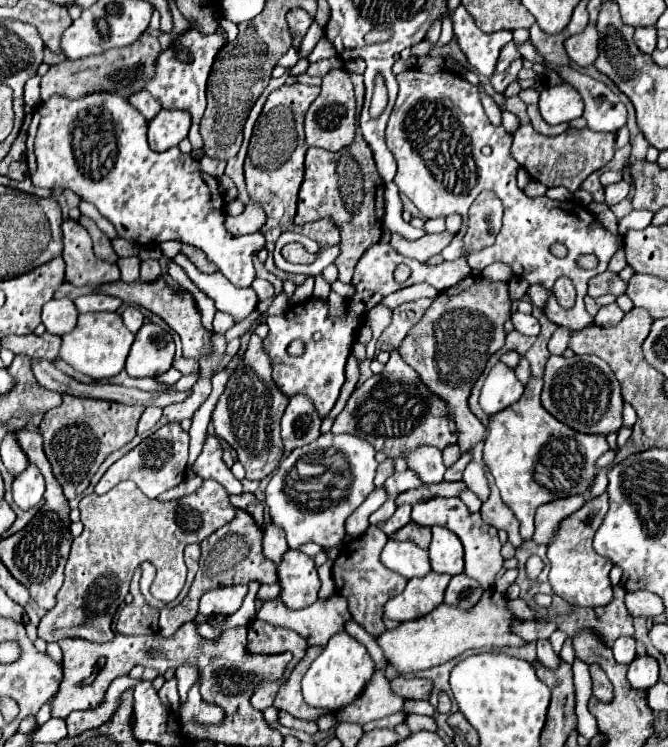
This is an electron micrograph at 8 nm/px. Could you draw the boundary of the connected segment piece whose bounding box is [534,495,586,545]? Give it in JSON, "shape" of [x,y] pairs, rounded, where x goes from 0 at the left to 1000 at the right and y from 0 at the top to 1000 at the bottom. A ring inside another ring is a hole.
{"shape":[[[862,663],[862,665],[832,668],[832,671],[823,671],[817,676],[808,676],[808,681],[802,684],[799,724],[805,730],[823,730],[826,722],[832,719],[832,714],[835,714],[835,705],[841,700],[841,695],[847,695],[850,689],[865,684],[874,673],[877,673],[877,665]]]}

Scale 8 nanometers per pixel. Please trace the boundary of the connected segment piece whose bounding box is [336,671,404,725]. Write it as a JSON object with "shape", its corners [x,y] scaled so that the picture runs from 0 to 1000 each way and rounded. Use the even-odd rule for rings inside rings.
{"shape":[[[569,898],[569,901],[560,901],[560,906],[554,909],[554,914],[545,922],[545,928],[539,930],[539,936],[533,936],[515,952],[503,954],[503,963],[545,971],[557,963],[569,963],[584,954],[602,952],[605,949],[602,944],[605,944],[605,936],[596,933],[584,922],[584,914],[575,909],[575,898]]]}

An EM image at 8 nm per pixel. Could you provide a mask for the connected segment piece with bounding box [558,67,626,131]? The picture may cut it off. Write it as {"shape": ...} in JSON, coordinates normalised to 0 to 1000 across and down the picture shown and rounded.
{"shape":[[[853,90],[835,92],[838,103],[859,114],[874,133],[874,159],[886,175],[925,175],[937,167],[937,143],[916,119]]]}

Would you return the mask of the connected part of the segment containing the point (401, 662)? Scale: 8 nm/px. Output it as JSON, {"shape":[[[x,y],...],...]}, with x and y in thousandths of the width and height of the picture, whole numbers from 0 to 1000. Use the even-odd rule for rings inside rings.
{"shape":[[[728,791],[716,810],[701,818],[662,807],[635,826],[599,834],[593,842],[575,845],[563,858],[572,866],[581,890],[587,890],[599,904],[611,904],[662,890],[701,869],[778,866],[784,858],[763,847],[763,829],[766,821],[754,813],[754,797],[740,797],[737,791]]]}

